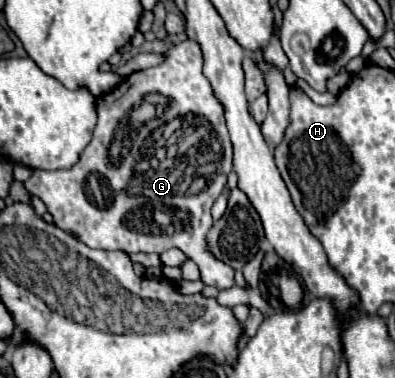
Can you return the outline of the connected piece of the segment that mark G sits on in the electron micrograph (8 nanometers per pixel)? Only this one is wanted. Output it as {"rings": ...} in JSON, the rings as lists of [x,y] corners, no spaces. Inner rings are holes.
{"rings":[[[184,40],[180,44],[174,44],[170,46],[166,52],[164,52],[164,62],[152,66],[152,68],[146,68],[146,70],[140,70],[140,72],[134,72],[130,74],[124,82],[120,82],[120,86],[116,86],[112,92],[104,94],[98,98],[96,102],[96,110],[98,110],[98,124],[96,124],[96,130],[94,130],[94,136],[92,136],[92,142],[82,150],[78,162],[68,168],[68,170],[34,170],[32,176],[24,182],[26,190],[32,194],[32,196],[38,196],[48,212],[54,216],[54,224],[58,228],[62,228],[64,232],[70,232],[74,238],[82,240],[82,244],[90,246],[90,248],[102,248],[102,250],[126,250],[126,252],[164,252],[166,248],[180,248],[190,260],[194,260],[198,266],[200,266],[200,272],[202,272],[202,282],[206,286],[214,286],[216,290],[228,290],[232,286],[236,286],[234,282],[234,270],[216,260],[208,250],[206,250],[206,234],[212,226],[212,216],[210,216],[210,208],[214,204],[214,200],[222,194],[222,190],[226,188],[226,178],[232,170],[232,144],[230,144],[230,136],[228,136],[228,130],[226,130],[226,120],[222,116],[222,104],[218,104],[218,98],[214,96],[214,90],[210,88],[210,82],[206,80],[204,72],[202,72],[202,50],[198,48],[198,44],[194,44],[194,40]],[[146,96],[160,96],[162,102],[156,104],[156,110],[154,110],[154,116],[144,120],[138,128],[130,128],[130,112],[136,110],[144,100]]]}

